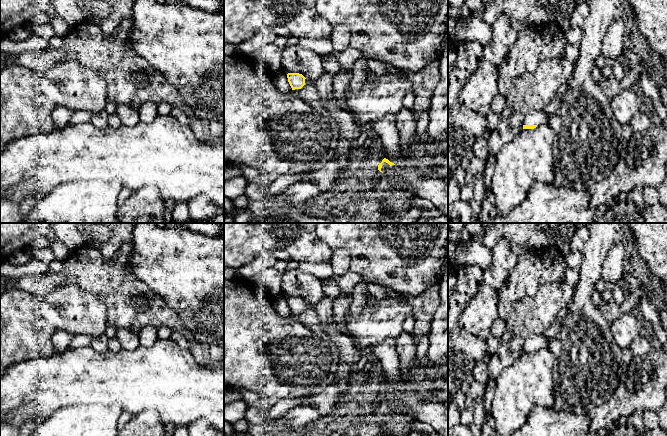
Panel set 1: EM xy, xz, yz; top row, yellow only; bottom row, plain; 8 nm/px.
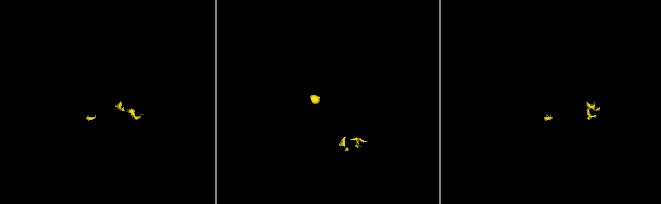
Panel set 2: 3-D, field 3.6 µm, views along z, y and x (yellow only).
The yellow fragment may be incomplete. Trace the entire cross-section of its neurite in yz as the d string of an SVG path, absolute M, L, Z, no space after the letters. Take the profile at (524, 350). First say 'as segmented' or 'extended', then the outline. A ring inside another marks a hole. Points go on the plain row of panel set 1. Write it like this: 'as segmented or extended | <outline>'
extended | M543 334L535 335L525 341L523 353L534 353L538 349L548 348L551 340L547 339Z

